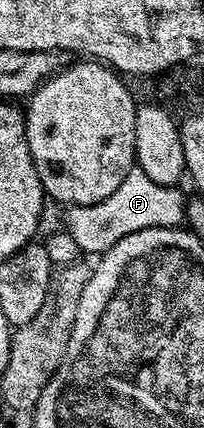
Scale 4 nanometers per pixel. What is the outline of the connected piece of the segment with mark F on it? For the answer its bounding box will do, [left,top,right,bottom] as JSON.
[62,165,186,256]

